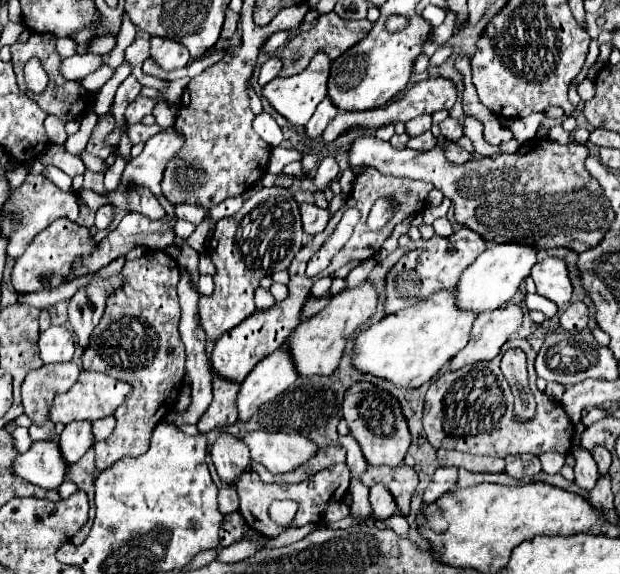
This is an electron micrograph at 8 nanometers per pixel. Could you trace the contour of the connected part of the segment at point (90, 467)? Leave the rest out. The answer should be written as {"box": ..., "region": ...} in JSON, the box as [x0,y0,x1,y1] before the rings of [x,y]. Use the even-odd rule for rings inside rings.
{"box":[65,449,95,515],"region":[[[89,449],[83,459],[79,459],[79,463],[73,463],[67,473],[65,473],[65,479],[75,483],[81,491],[87,493],[89,500],[89,515],[95,515],[95,502],[94,502],[94,479],[93,473],[95,473],[95,453],[93,449]]]}

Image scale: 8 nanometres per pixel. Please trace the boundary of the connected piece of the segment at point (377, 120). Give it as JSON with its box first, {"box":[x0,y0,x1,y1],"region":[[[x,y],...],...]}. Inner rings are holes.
{"box":[321,77,455,143],"region":[[[435,77],[435,79],[425,79],[425,81],[419,81],[417,85],[413,85],[401,99],[393,101],[393,103],[387,103],[383,107],[377,107],[375,111],[339,111],[337,117],[327,125],[327,129],[323,131],[323,137],[321,141],[323,143],[331,143],[335,141],[339,135],[355,129],[355,127],[367,127],[367,129],[379,129],[383,125],[389,125],[389,123],[407,123],[409,119],[413,117],[419,117],[423,113],[435,113],[435,111],[441,111],[441,109],[451,109],[453,103],[455,103],[455,85],[449,81],[449,79],[443,79],[443,77]]]}

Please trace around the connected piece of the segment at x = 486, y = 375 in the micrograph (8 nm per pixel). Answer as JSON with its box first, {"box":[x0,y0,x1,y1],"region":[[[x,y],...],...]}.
{"box":[423,339,573,457],"region":[[[515,339],[507,341],[501,347],[501,353],[505,353],[511,347],[519,347],[527,353],[527,371],[531,375],[529,387],[537,399],[537,415],[535,419],[527,423],[517,423],[511,417],[511,389],[501,375],[499,361],[501,355],[497,355],[491,361],[483,361],[477,365],[461,367],[459,371],[445,371],[439,375],[427,395],[425,395],[425,415],[423,415],[423,427],[427,441],[435,449],[455,449],[471,455],[493,455],[493,457],[507,457],[511,453],[531,453],[541,455],[543,451],[563,453],[567,455],[571,449],[571,437],[573,437],[573,425],[567,419],[567,413],[557,401],[551,401],[545,393],[541,393],[535,385],[535,351],[527,343],[527,339]]]}

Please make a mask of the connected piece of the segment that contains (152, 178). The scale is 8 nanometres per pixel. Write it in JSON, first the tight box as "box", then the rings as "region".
{"box":[119,127,183,199],"region":[[[169,127],[161,131],[159,135],[151,137],[145,143],[145,149],[141,155],[133,157],[119,181],[119,189],[149,189],[157,199],[161,197],[161,177],[165,171],[165,165],[171,161],[175,151],[179,151],[183,145],[183,137],[175,131],[175,127]]]}

